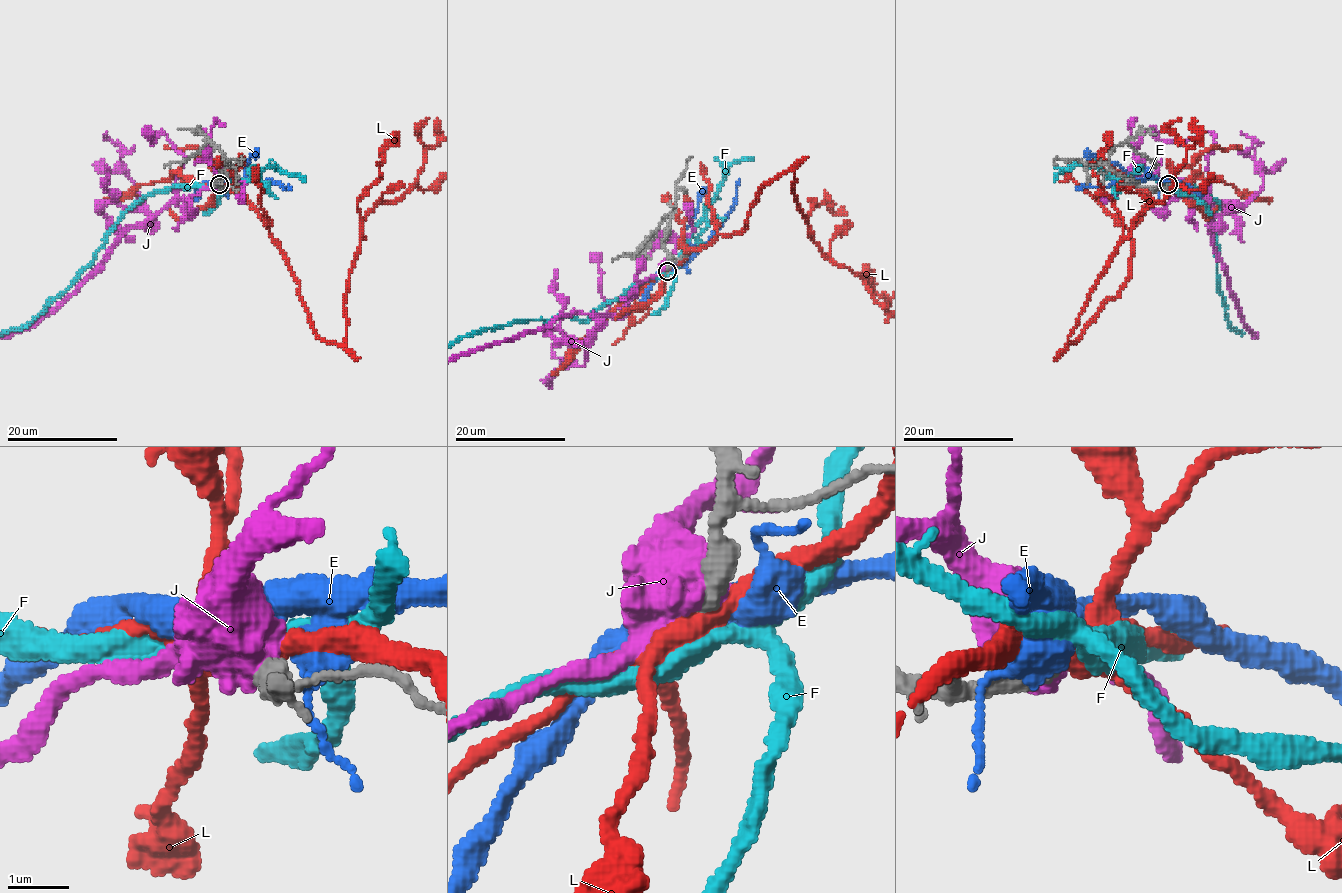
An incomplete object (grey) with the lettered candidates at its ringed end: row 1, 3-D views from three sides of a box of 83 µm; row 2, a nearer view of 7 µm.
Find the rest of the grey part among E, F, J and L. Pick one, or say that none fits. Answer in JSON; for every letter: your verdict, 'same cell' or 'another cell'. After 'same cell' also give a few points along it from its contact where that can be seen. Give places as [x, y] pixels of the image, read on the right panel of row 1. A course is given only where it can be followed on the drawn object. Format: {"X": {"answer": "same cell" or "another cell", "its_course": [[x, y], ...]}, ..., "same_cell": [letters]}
{"E": {"answer": "another cell"}, "F": {"answer": "another cell"}, "J": {"answer": "another cell"}, "L": {"answer": "another cell"}, "same_cell": []}

